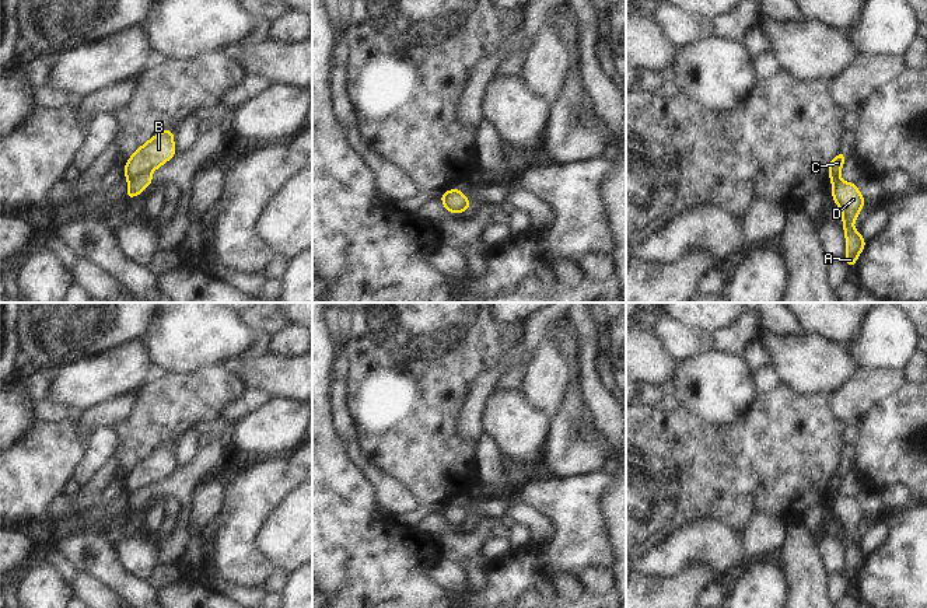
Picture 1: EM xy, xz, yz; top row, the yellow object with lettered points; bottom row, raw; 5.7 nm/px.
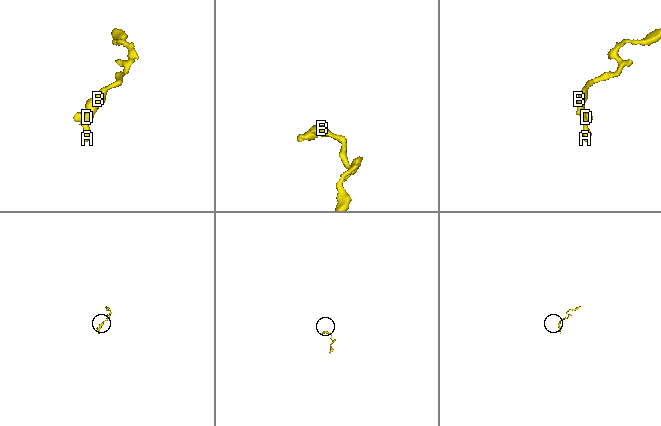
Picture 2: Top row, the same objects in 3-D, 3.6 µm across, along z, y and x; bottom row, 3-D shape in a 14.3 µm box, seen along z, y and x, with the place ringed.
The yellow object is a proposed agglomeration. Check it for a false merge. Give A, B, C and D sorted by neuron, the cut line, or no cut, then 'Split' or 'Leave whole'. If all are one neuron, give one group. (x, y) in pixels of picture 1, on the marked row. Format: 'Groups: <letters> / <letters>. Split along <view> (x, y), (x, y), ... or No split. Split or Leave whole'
Groups: A D / B C. Split along xy (149, 173), (128, 180). Split

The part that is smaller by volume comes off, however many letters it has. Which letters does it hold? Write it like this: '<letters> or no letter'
A, D

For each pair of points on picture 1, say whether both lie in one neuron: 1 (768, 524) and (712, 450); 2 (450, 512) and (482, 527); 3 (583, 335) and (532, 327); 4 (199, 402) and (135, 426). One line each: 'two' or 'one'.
1: two
2: two
3: two
4: one

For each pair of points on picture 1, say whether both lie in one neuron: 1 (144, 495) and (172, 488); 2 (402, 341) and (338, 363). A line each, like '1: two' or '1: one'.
1: one
2: two

